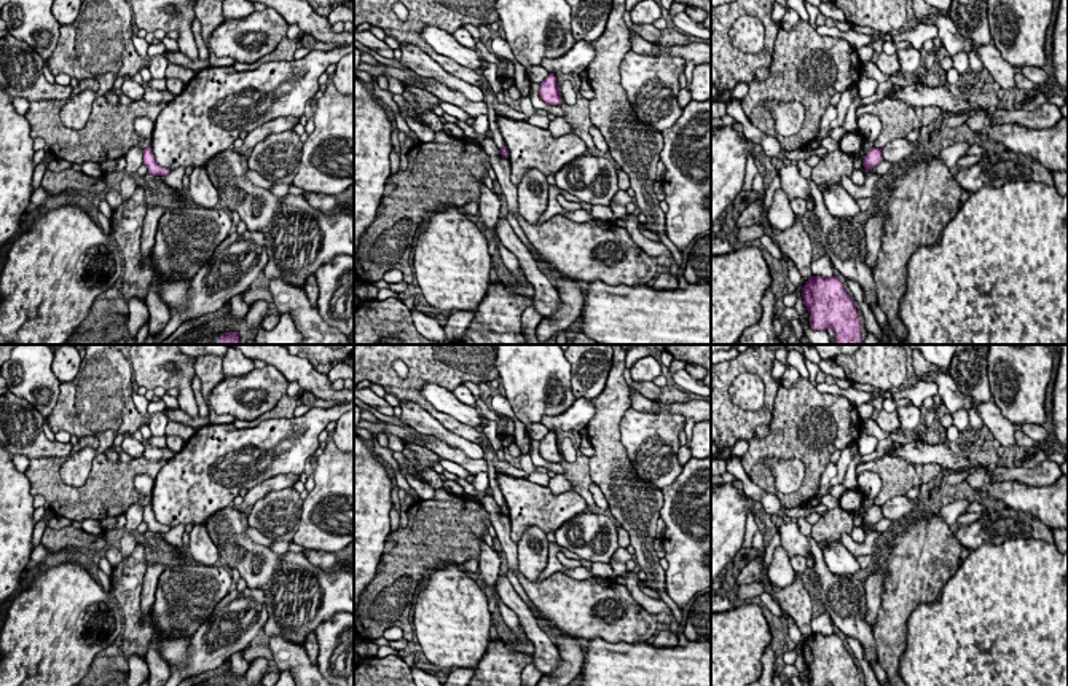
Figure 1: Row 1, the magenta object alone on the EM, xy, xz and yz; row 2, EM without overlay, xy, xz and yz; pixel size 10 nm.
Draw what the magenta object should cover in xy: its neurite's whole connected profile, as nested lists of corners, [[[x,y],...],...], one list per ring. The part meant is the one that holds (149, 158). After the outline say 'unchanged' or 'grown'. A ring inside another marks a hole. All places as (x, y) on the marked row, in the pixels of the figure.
[[[151,147],[143,148],[143,164],[148,168],[148,174],[151,175],[167,175],[171,172],[156,163]]] | unchanged

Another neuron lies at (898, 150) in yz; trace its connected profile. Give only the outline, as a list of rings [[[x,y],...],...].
[[[896,139],[881,148],[881,158],[883,161],[904,163],[917,150],[918,147],[915,147],[913,142],[909,142],[907,139]]]

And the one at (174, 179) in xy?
[[[177,168],[177,169],[172,169],[167,175],[161,175],[163,179],[163,183],[166,183],[167,187],[172,187],[175,190],[180,190],[185,193],[188,203],[180,203],[179,206],[175,207],[185,207],[185,206],[193,206],[188,195],[187,195],[187,190],[183,188],[183,175],[185,175],[185,169],[183,168]]]

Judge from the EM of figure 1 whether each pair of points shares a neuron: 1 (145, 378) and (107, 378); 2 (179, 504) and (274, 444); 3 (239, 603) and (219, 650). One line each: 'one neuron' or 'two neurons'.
1: two neurons
2: one neuron
3: one neuron

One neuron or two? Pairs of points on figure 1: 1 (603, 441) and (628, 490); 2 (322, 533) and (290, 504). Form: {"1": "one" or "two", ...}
{"1": "one", "2": "two"}

